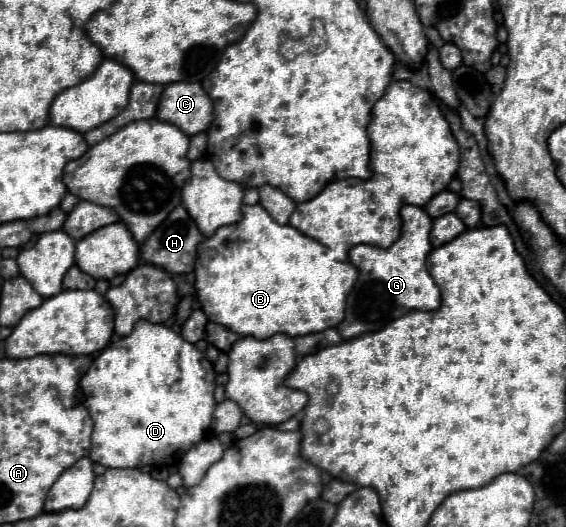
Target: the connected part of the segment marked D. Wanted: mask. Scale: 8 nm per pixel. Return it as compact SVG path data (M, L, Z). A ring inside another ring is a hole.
M137 321L131 335L121 337L117 341L113 341L111 345L107 345L89 365L89 369L85 371L85 375L79 381L79 393L83 395L83 405L87 407L89 415L93 417L93 435L91 435L91 453L89 459L93 459L95 463L101 463L105 467L155 467L155 465L174 465L179 463L179 457L193 445L197 445L201 439L207 437L209 425L211 425L211 417L215 411L215 399L213 399L213 389L215 389L215 371L213 365L209 363L209 359L195 349L195 345L187 343L179 333L171 331L165 325L153 325L151 321Z

